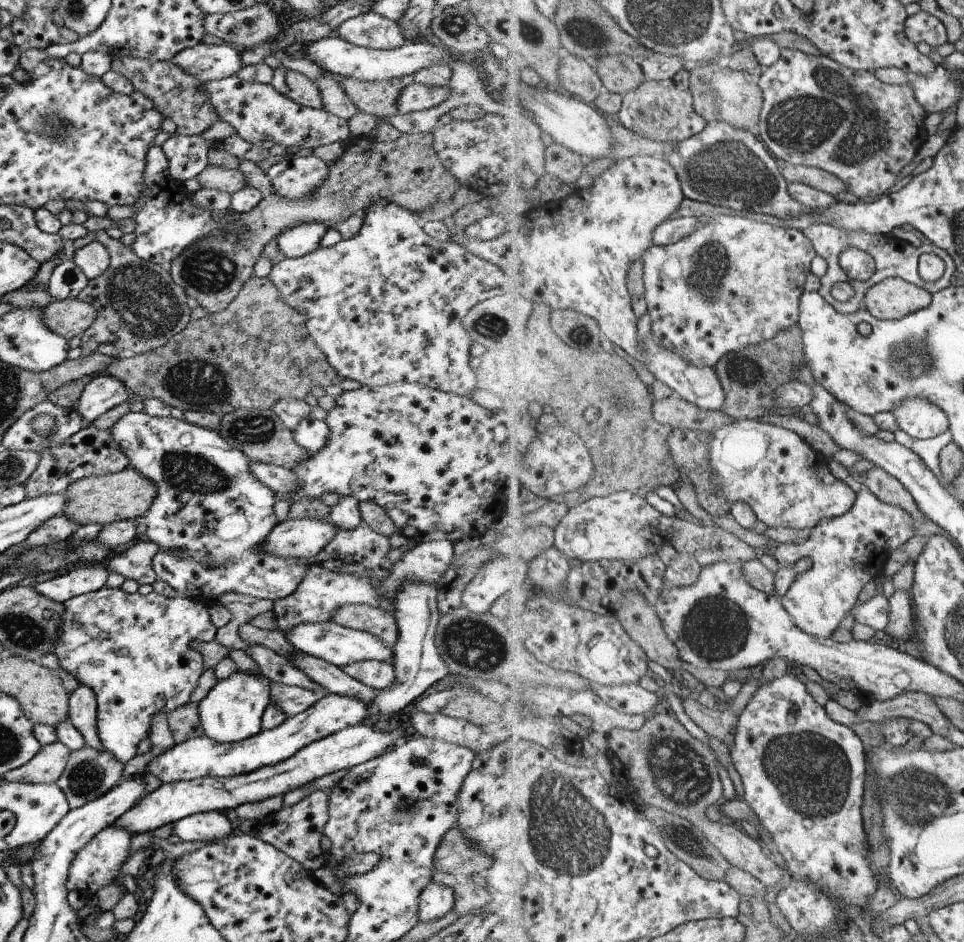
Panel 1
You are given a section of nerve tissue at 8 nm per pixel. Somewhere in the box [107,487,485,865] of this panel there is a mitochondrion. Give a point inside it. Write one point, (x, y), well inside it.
(405, 809)

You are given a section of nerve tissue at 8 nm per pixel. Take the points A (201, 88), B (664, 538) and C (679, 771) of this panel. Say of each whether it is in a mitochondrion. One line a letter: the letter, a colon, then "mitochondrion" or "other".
A: other
B: other
C: mitochondrion

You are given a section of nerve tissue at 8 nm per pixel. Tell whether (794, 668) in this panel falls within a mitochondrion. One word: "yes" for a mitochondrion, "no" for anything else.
no

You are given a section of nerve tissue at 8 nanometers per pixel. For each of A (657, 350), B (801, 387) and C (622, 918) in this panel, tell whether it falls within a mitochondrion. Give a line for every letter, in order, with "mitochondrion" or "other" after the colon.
A: other
B: other
C: other

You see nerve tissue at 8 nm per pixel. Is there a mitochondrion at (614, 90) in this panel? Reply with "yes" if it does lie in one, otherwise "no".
no

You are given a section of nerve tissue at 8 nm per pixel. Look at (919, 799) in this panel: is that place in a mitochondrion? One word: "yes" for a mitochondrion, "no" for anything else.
yes

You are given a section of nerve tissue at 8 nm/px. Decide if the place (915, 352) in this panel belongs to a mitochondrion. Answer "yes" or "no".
yes

